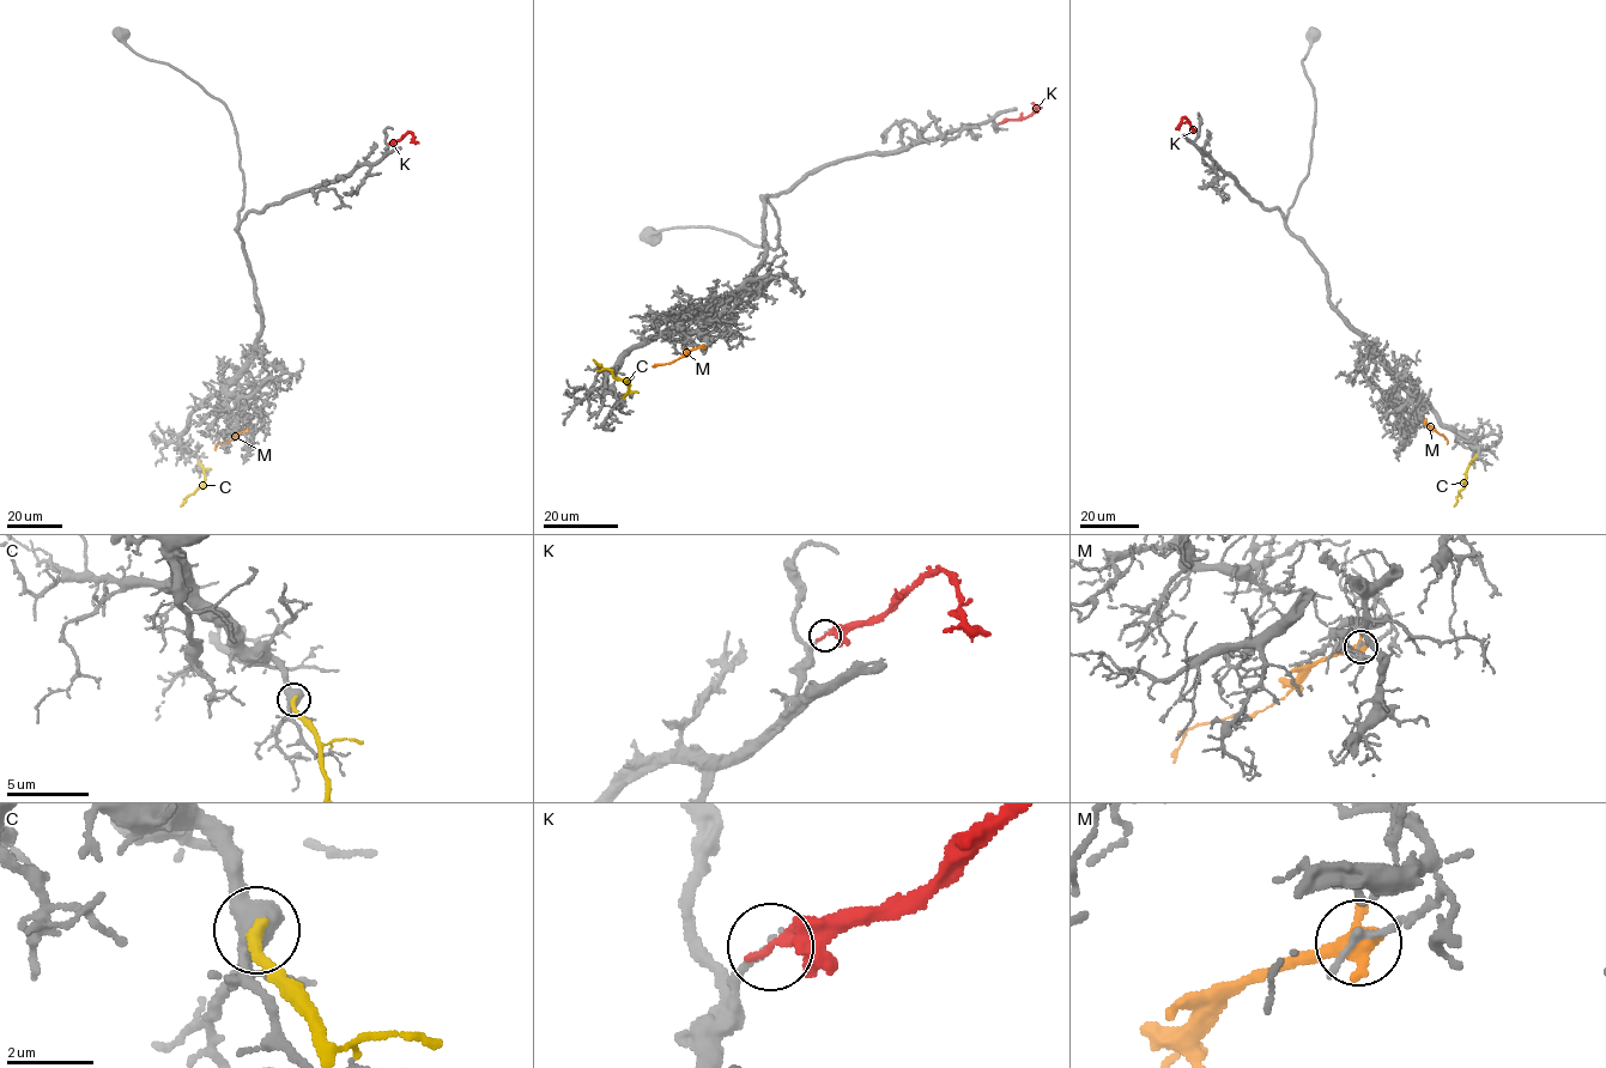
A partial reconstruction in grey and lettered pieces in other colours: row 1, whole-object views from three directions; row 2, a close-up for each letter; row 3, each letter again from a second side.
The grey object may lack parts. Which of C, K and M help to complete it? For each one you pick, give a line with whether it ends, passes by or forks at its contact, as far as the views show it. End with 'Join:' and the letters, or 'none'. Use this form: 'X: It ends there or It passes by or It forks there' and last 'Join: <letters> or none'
Join: none

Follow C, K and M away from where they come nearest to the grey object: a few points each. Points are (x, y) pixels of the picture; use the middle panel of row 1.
C: (623, 399), (628, 383), (617, 380), (593, 359)
K: (1001, 122), (1019, 120), (1036, 108), (1042, 108)
M: (703, 346), (676, 359), (652, 365)

